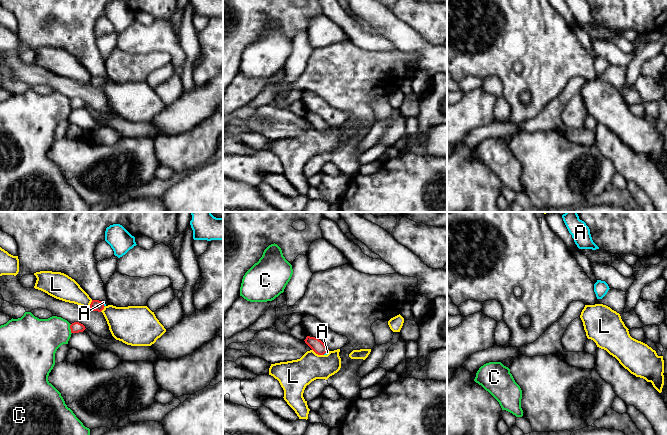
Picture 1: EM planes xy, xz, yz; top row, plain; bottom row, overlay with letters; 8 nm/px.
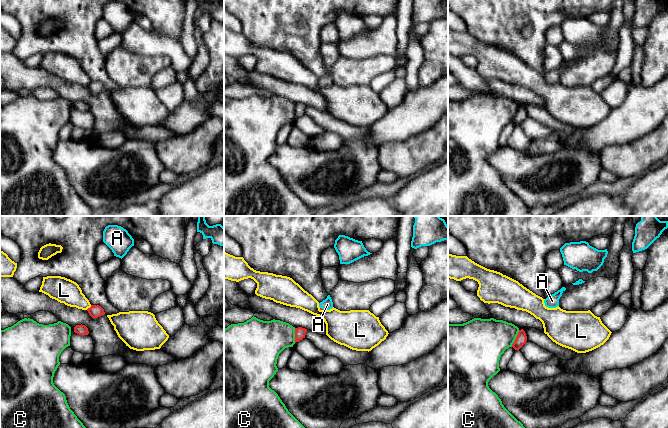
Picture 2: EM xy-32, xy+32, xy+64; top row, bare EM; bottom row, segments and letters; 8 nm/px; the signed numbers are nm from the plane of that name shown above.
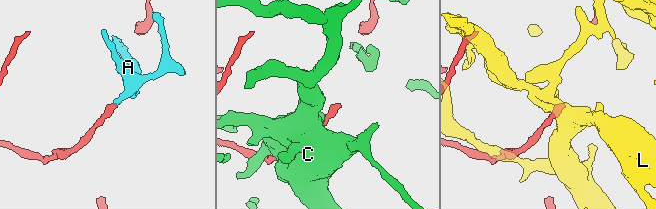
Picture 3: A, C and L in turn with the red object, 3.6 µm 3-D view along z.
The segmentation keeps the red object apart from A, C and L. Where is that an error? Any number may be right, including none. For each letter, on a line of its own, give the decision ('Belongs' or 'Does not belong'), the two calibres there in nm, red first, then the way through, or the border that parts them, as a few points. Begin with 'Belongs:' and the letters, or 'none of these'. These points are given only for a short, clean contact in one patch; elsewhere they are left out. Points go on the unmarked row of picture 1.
Belongs: A
A: Belongs. Thickness 100 nm (red) against 20 nm. Path across: xz (315, 120), (325, 128), (327, 128)
C: Does not belong. Thickness 90 nm (red) against 320 nm
L: Does not belong. Thickness 100 nm (red) against 240 nm

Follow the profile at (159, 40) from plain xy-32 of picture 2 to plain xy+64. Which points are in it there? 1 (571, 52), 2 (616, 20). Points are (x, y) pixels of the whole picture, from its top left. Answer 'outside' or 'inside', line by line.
1: inside
2: inside

